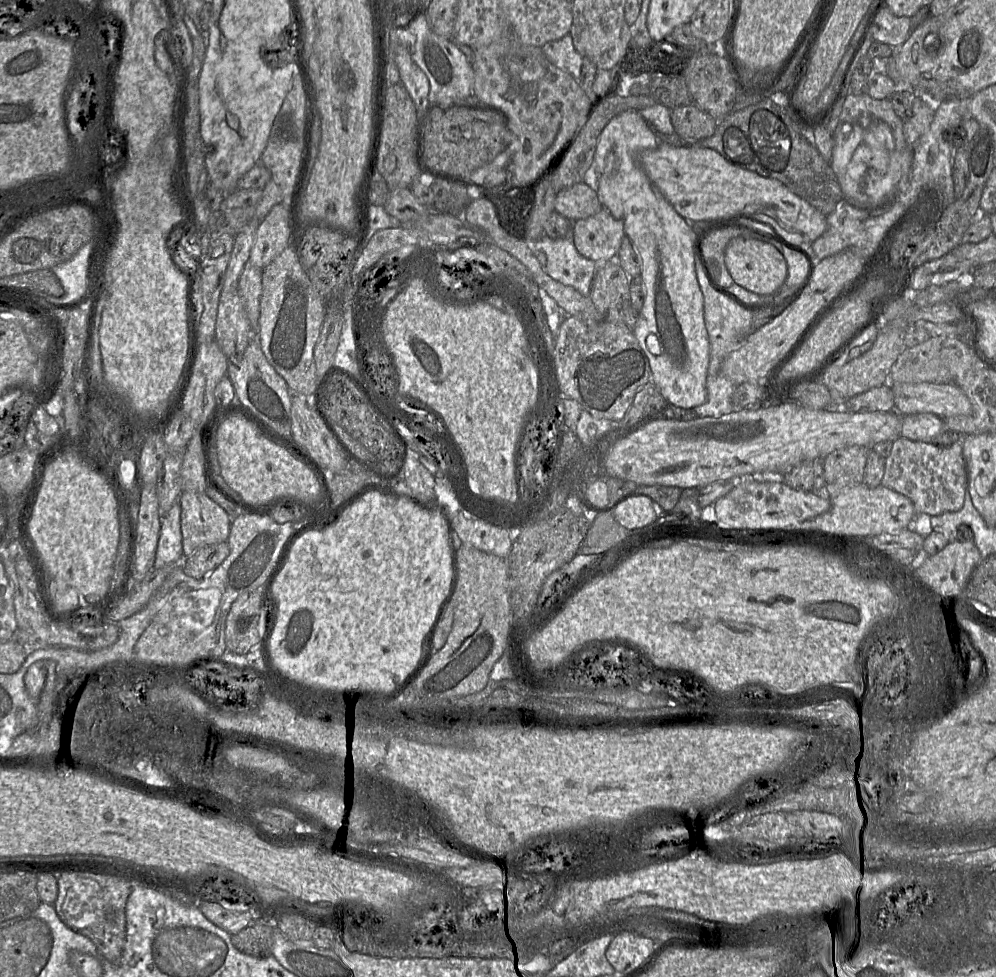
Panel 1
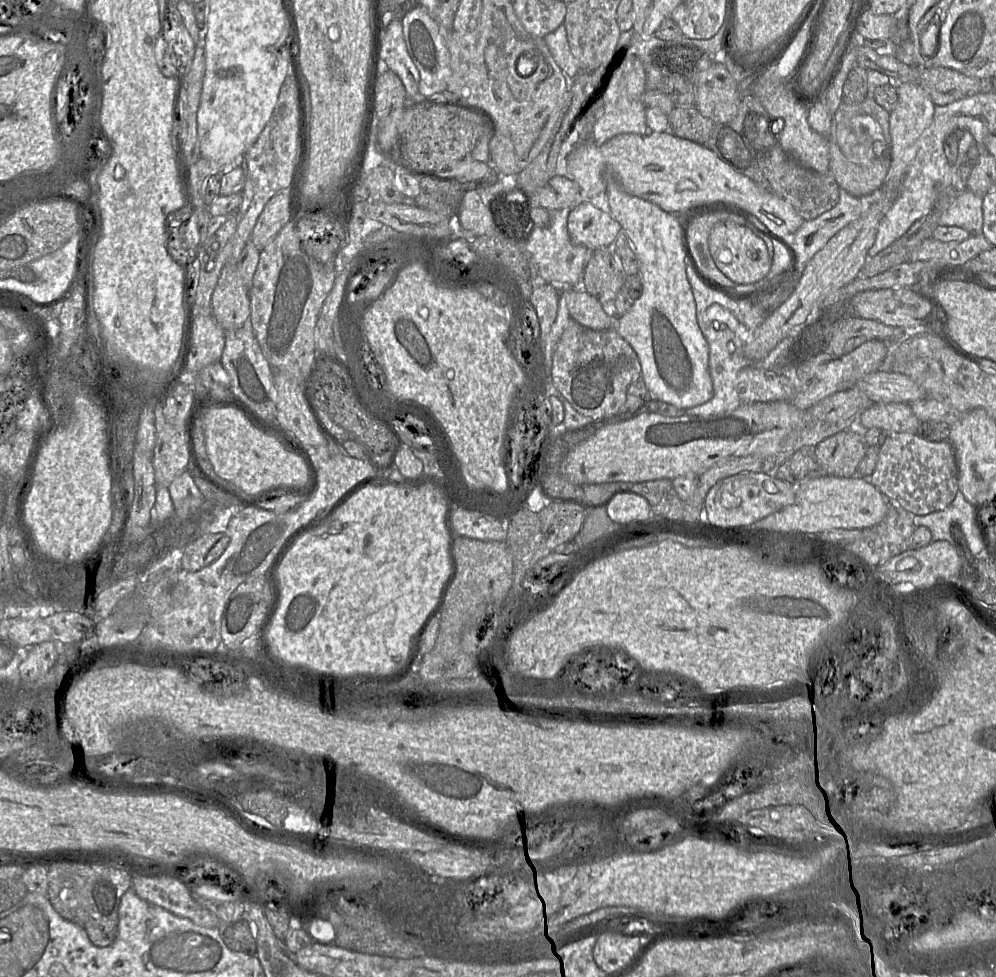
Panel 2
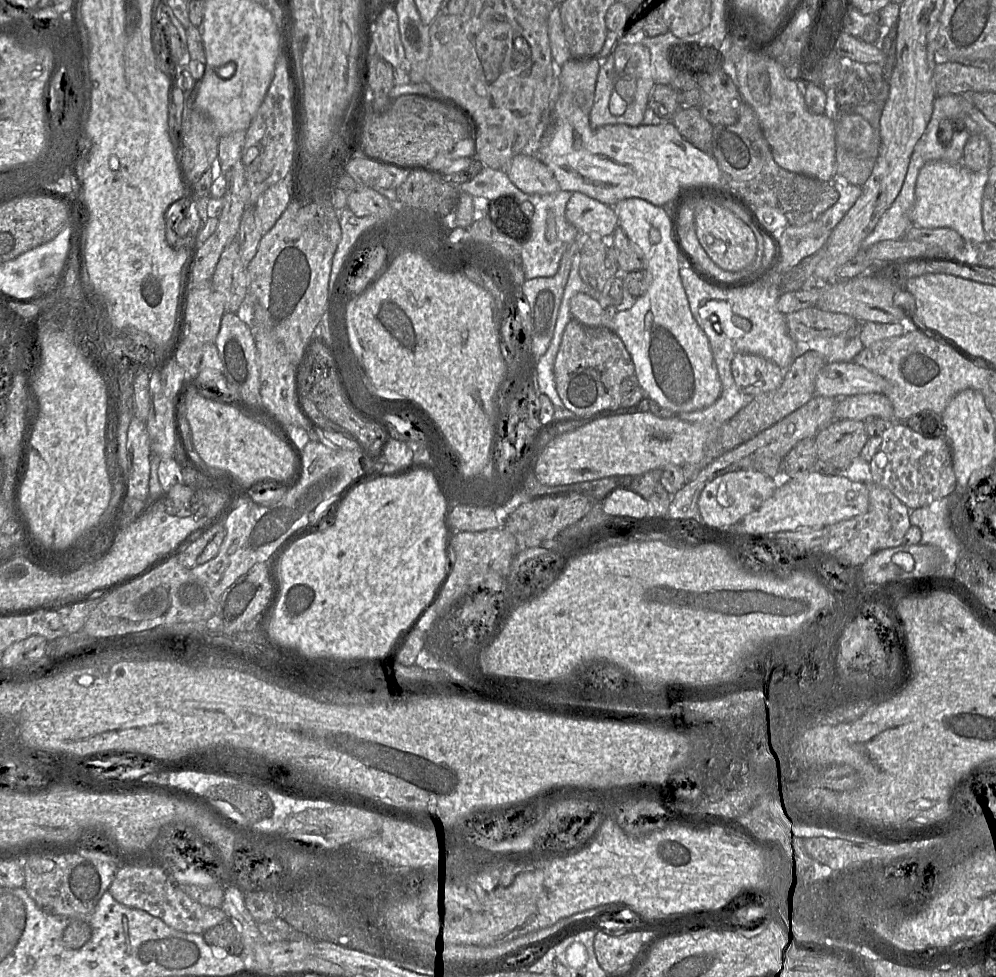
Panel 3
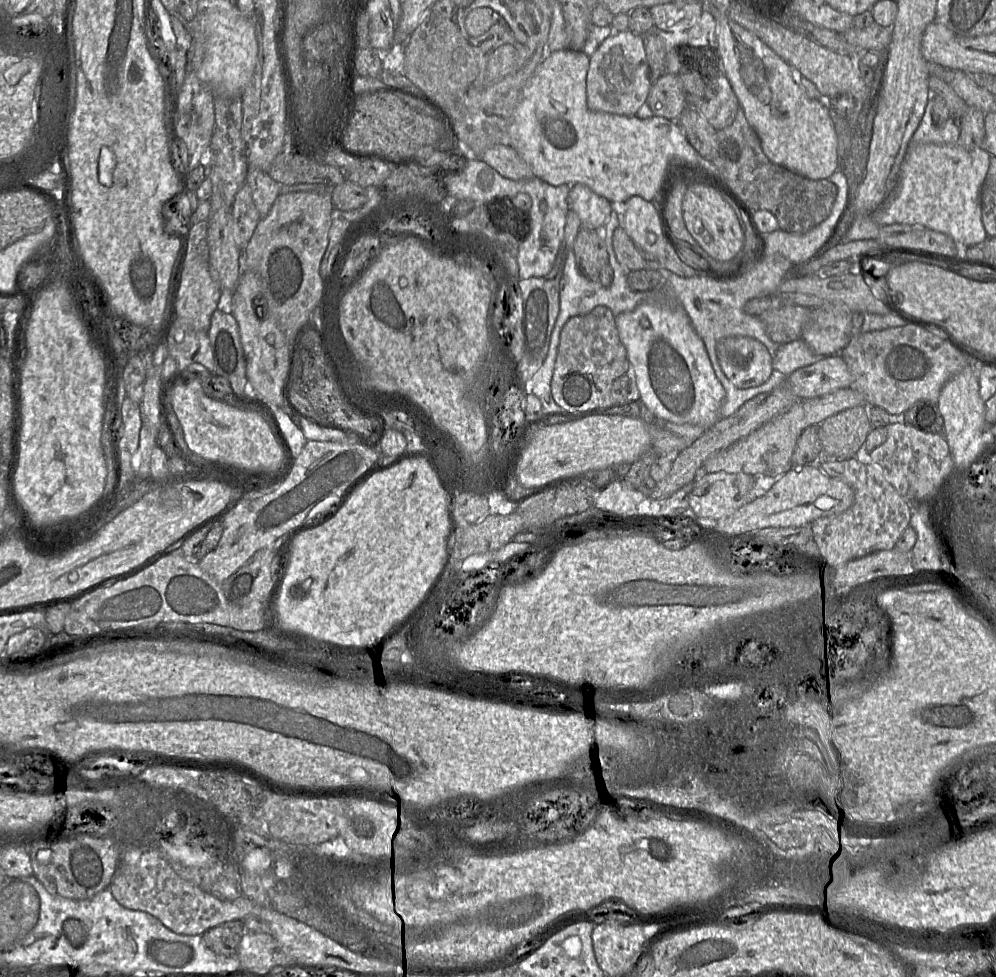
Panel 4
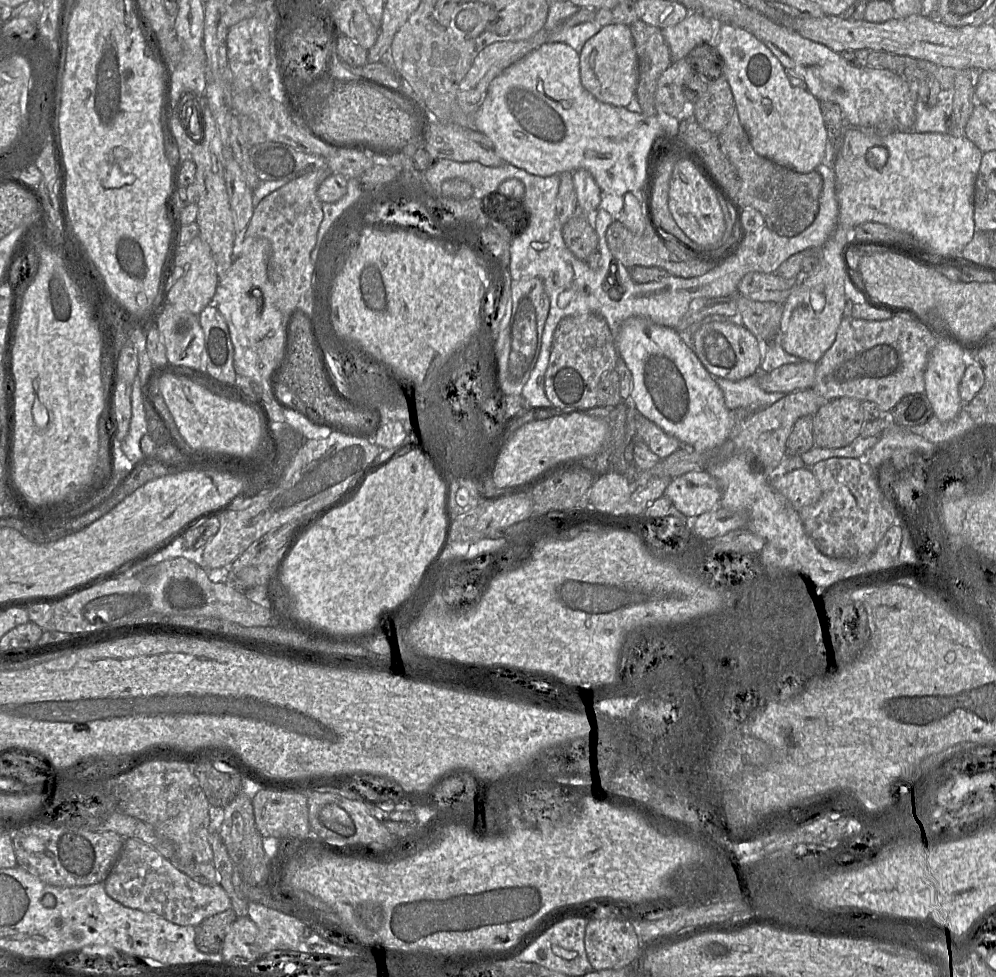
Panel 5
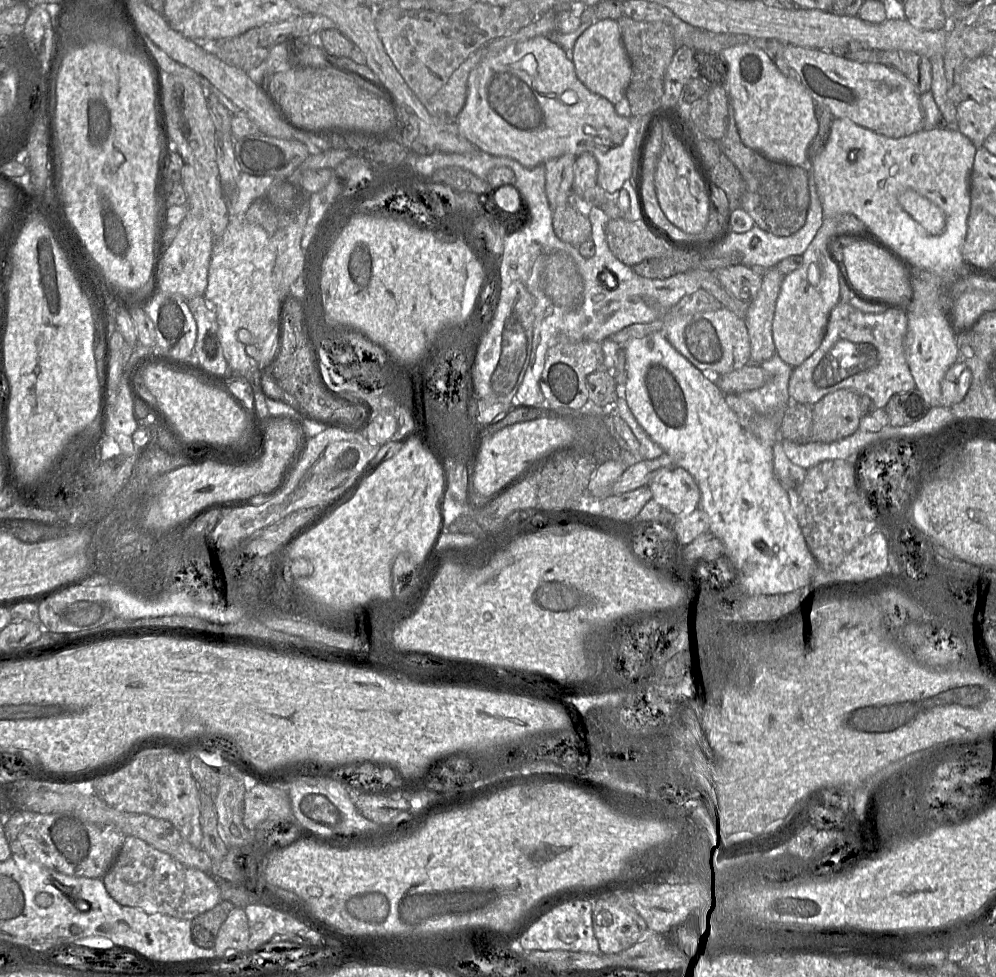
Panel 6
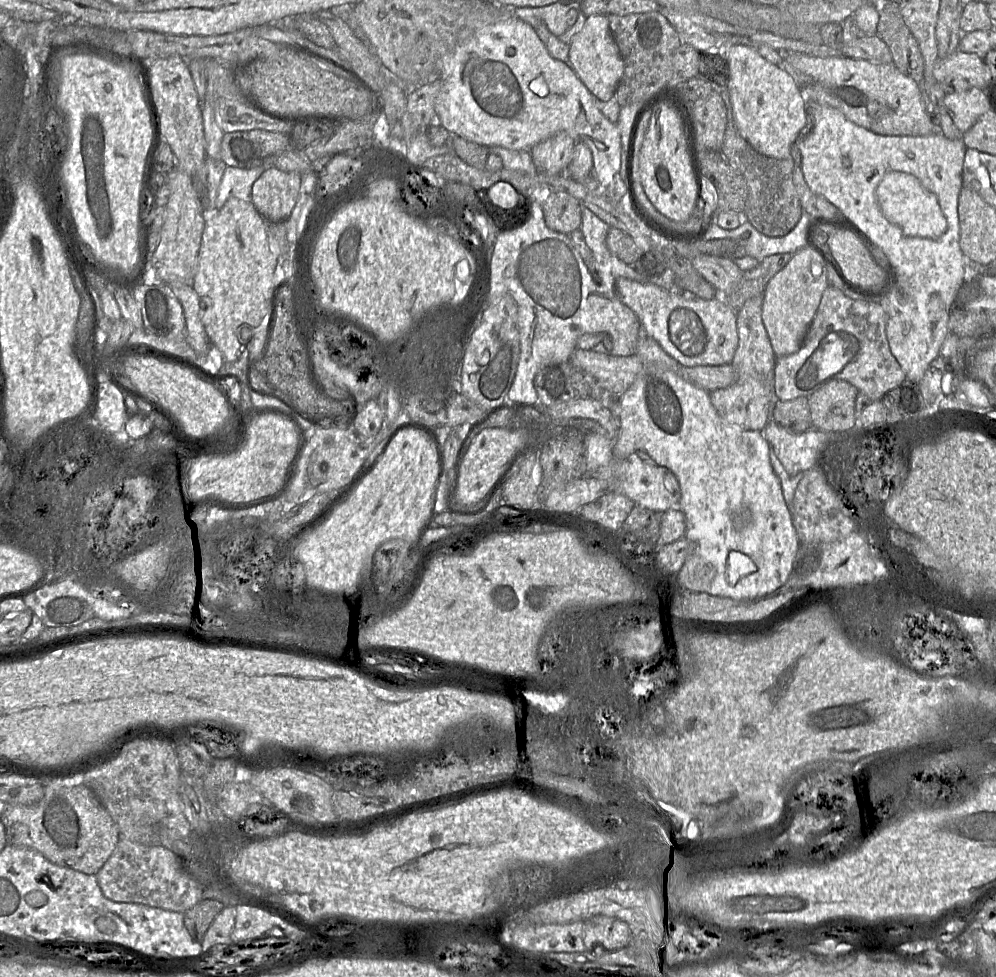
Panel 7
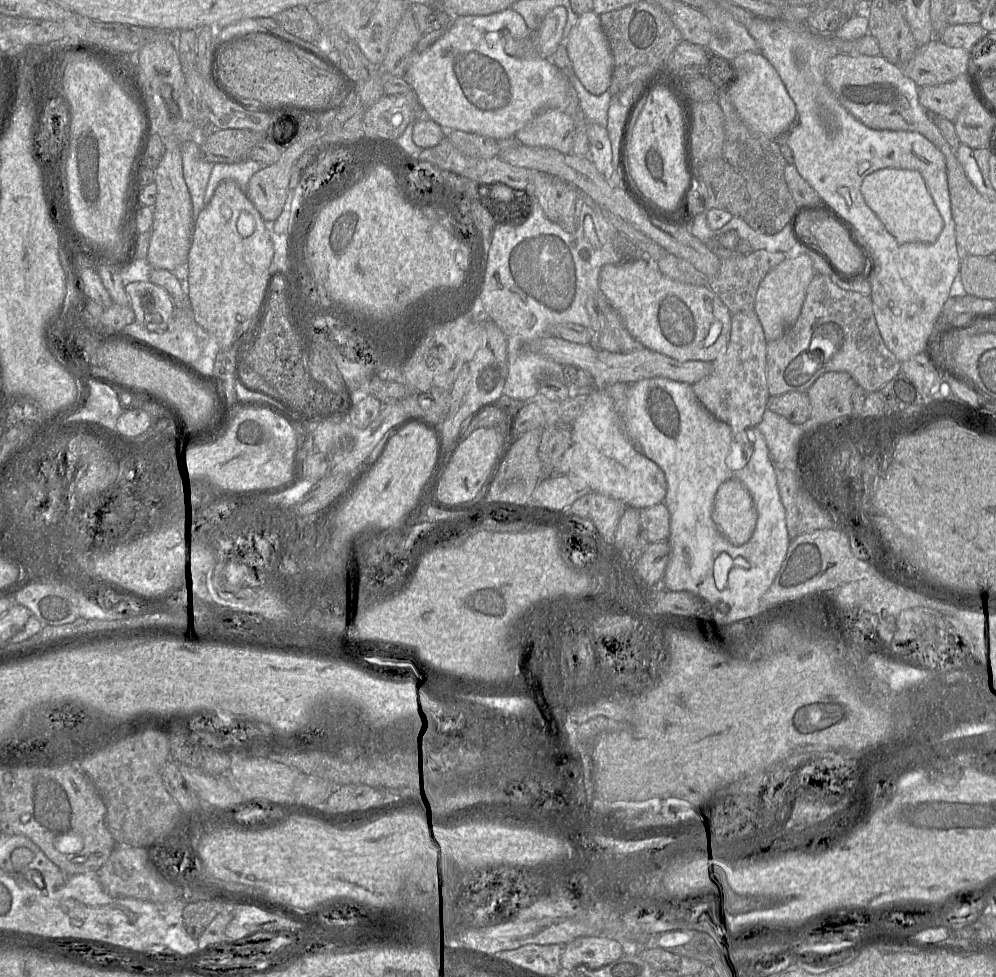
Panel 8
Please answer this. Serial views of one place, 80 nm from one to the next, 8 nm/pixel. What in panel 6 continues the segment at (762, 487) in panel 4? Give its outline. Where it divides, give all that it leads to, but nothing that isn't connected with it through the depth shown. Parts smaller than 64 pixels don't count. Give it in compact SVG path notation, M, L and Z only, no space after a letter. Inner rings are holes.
M681 467L662 470L648 486L652 499L677 517L687 516L699 507L699 487L694 477Z

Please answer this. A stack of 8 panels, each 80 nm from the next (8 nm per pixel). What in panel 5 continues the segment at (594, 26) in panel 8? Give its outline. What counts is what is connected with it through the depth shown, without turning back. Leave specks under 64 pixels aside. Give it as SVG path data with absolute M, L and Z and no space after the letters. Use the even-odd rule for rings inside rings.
M616 22L604 25L579 51L579 69L583 87L597 100L627 107L635 98L639 75L638 58L630 28Z

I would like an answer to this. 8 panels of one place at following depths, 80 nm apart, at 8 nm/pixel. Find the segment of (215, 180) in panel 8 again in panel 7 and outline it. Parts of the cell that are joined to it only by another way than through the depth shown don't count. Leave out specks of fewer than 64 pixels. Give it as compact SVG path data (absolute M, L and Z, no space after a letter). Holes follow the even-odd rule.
M263 165L249 169L227 166L213 200L213 206L206 208L220 209L230 197L251 201L252 185L264 171Z

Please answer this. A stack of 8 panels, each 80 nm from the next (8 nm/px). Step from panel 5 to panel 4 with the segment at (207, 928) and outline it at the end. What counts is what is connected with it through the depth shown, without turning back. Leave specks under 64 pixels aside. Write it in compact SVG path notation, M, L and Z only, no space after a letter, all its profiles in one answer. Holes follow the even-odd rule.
M228 919L200 933L205 945L221 955L236 955L240 941L245 934L245 923L239 919Z

